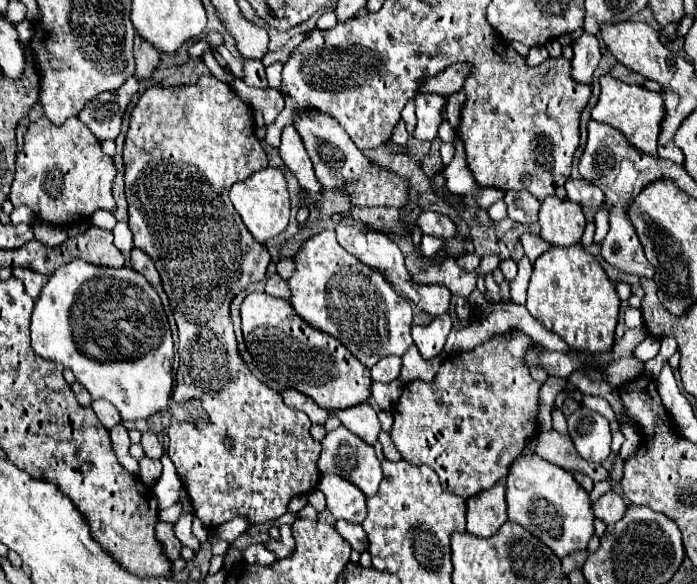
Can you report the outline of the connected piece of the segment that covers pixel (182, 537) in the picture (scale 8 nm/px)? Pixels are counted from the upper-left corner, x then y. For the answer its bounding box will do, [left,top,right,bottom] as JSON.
[173,511,199,551]

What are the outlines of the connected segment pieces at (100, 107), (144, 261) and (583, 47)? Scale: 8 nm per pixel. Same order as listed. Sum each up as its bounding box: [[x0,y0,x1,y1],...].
[[79,77,137,141],[131,247,159,287],[573,33,601,83]]

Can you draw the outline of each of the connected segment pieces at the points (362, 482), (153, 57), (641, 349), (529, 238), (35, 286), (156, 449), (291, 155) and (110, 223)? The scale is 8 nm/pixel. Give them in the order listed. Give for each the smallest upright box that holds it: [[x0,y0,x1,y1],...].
[[317,427,383,497],[135,35,159,79],[633,338,660,361],[521,233,549,263],[13,267,49,301],[141,431,163,459],[279,125,321,195],[91,211,117,231]]

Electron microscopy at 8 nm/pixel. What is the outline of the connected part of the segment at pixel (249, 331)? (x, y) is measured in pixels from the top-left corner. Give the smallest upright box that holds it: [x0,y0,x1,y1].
[241,291,371,413]

